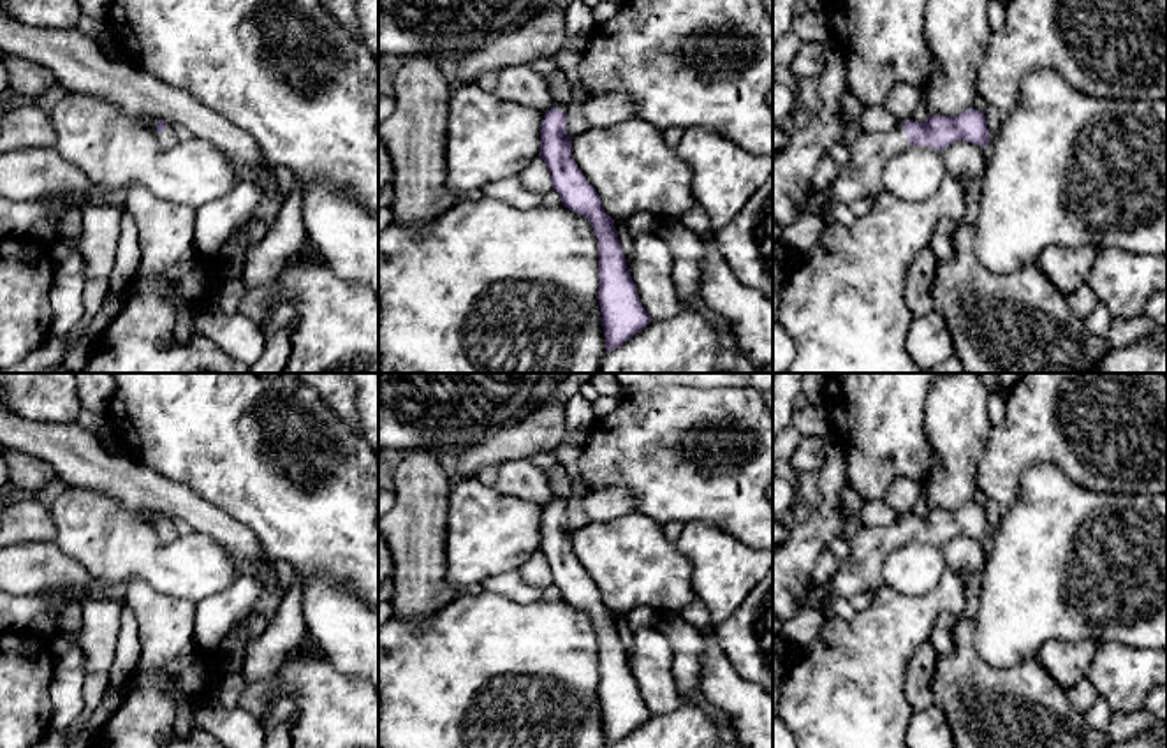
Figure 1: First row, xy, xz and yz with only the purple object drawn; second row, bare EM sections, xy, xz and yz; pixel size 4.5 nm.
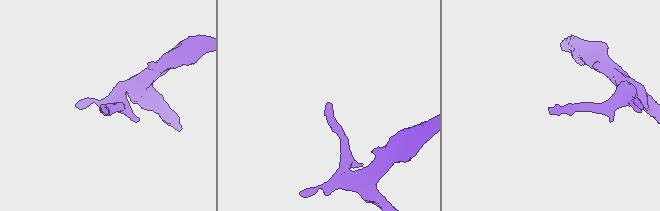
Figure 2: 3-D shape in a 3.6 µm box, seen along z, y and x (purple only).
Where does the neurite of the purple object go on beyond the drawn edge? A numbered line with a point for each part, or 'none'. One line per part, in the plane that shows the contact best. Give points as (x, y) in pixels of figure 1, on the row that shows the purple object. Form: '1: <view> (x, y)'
1: yz (861, 176)

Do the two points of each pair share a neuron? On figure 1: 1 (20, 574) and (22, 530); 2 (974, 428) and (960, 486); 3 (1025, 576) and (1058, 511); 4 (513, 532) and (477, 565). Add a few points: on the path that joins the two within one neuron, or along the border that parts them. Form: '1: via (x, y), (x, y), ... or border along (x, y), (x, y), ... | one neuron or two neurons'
1: border along (53, 539), (18, 546) | two neurons
2: via (960, 442), (960, 472) | one neuron
3: via (1041, 560), (1058, 542), (1058, 527) | one neuron
4: via (504, 539), (486, 557) | one neuron

